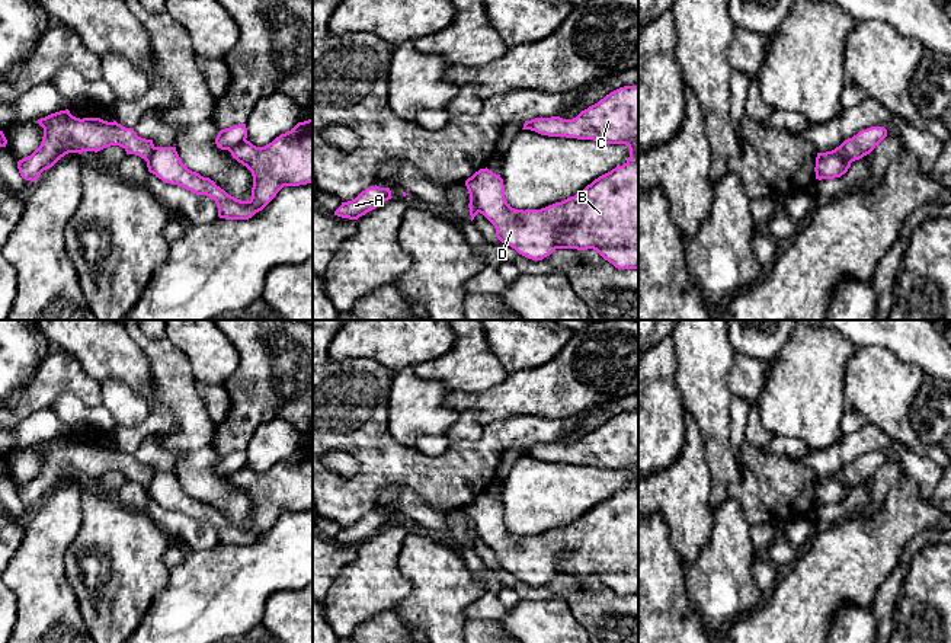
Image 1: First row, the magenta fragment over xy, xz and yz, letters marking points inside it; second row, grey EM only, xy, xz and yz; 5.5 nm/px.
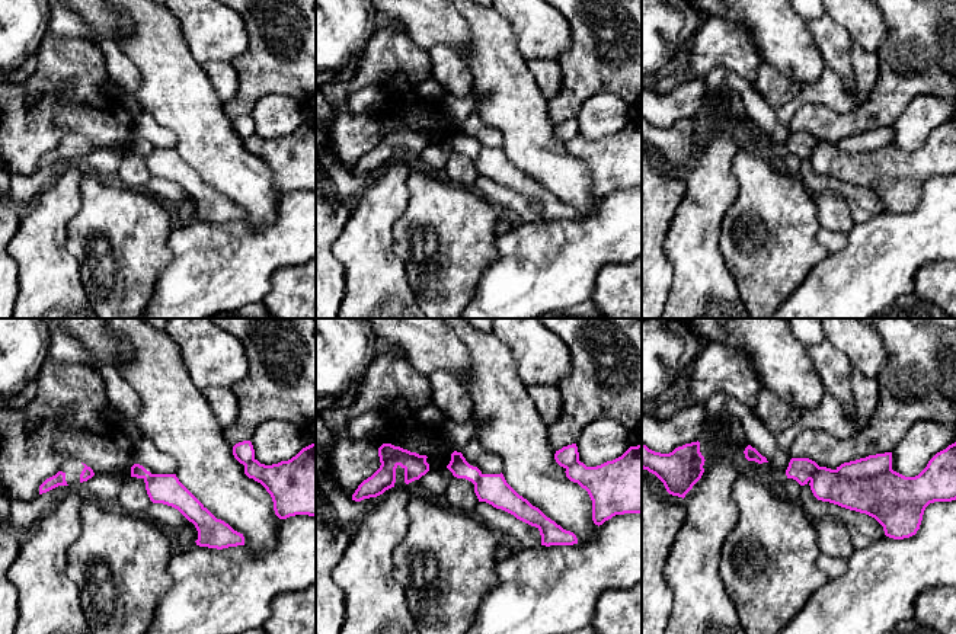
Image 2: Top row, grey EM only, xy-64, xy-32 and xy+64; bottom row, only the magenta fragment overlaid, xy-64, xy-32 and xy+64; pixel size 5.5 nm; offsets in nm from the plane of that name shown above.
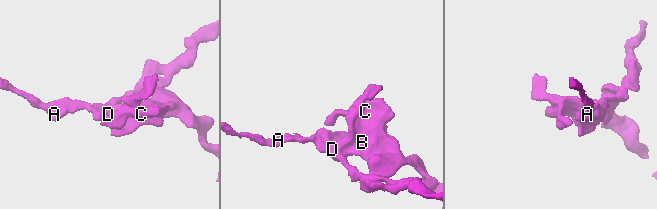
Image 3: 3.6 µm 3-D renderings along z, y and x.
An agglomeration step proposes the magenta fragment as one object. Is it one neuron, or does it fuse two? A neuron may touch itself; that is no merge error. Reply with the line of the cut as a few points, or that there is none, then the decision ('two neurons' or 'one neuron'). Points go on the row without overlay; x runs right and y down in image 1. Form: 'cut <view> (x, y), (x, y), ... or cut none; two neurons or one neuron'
cut xz (470, 520), (479, 537); two neurons

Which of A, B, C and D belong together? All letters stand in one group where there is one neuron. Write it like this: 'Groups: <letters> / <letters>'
Groups: A / B C D

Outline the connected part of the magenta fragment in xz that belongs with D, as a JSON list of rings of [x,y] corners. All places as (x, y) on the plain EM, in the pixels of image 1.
[[[638,410],[619,413],[573,445],[560,442],[525,447],[522,455],[541,461],[593,466],[603,470],[625,470],[630,483],[622,492],[599,502],[583,516],[541,535],[515,535],[505,524],[500,500],[480,495],[465,506],[477,535],[496,554],[496,563],[519,580],[542,586],[555,575],[596,576],[618,595],[638,596]]]

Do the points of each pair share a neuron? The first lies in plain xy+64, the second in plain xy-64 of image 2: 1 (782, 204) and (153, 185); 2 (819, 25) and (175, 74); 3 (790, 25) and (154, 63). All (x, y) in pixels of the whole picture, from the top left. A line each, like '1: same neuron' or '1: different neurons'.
1: different neurons
2: same neuron
3: different neurons

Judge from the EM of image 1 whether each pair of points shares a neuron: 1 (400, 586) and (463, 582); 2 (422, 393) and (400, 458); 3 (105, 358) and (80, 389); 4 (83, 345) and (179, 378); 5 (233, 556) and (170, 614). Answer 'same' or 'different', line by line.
1: different
2: different
3: different
4: different
5: same

